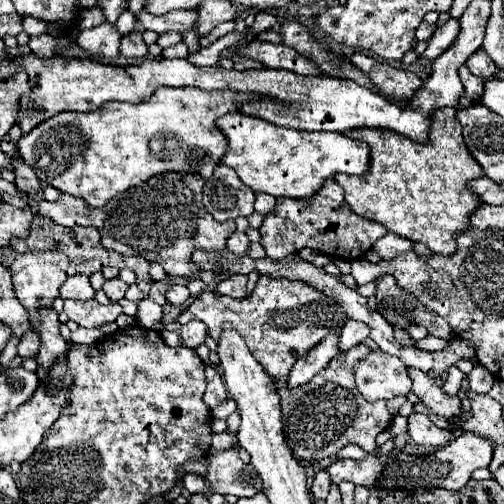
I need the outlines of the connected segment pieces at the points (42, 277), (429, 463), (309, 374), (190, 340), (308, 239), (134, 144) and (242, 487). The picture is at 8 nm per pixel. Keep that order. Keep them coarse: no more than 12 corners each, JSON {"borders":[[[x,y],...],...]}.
{"borders":[[[28,251],[8,267],[32,323],[66,281],[68,257]],[[462,433],[430,455],[398,453],[378,479],[392,489],[462,489],[494,443]],[[326,337],[292,367],[288,387],[308,383],[338,355],[336,337]],[[190,321],[180,329],[182,343],[190,349],[202,345],[208,327]],[[326,179],[276,199],[260,227],[270,259],[304,247],[356,261],[384,225],[356,215]],[[160,87],[20,139],[90,207],[166,171],[208,179],[248,93]],[[236,449],[212,453],[206,479],[222,495],[252,497],[260,475]]]}

